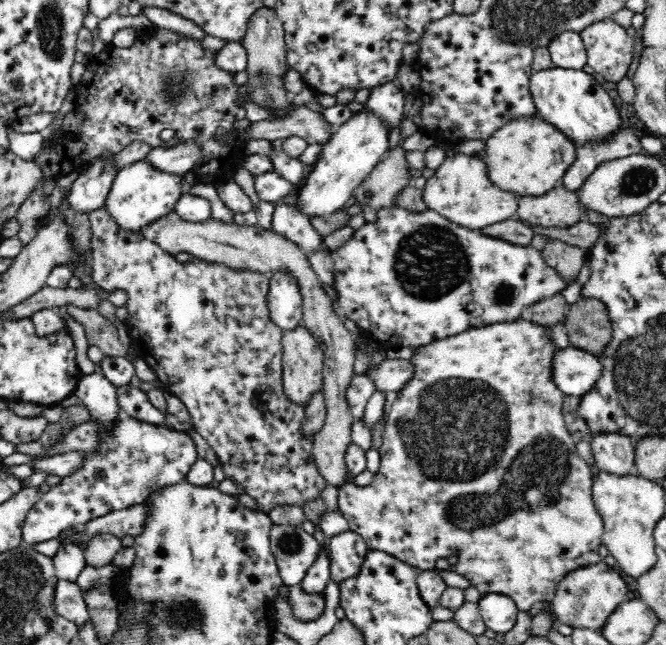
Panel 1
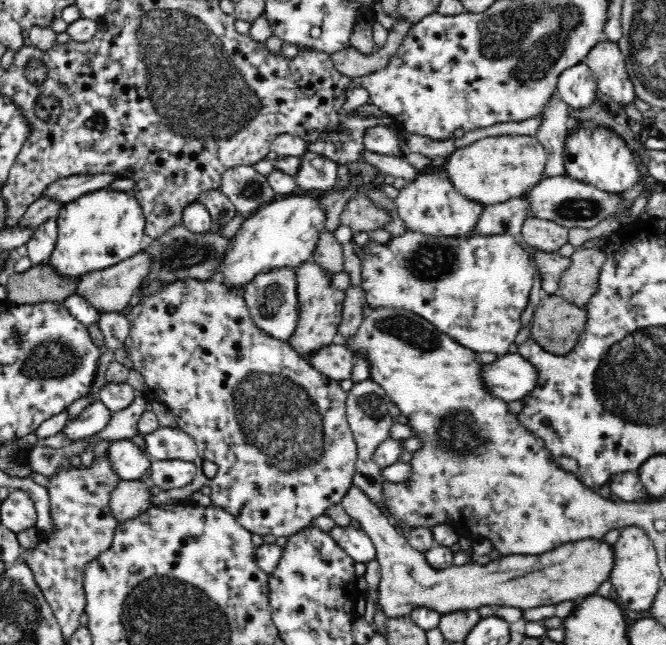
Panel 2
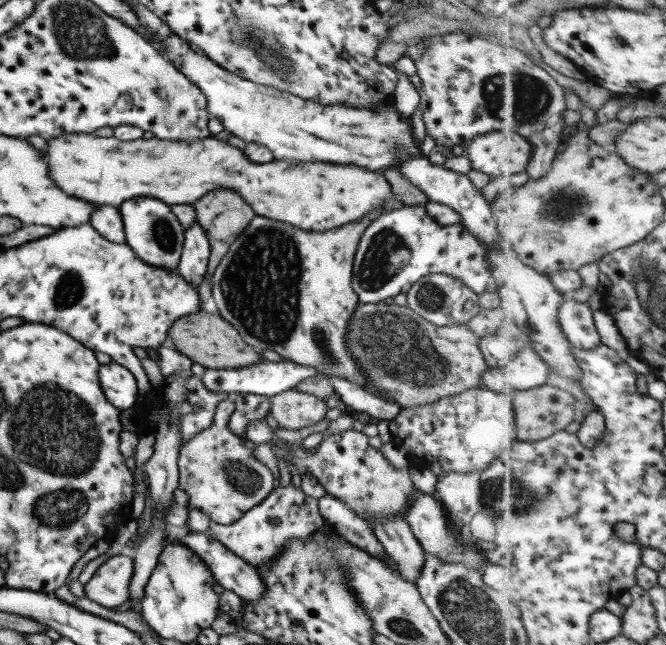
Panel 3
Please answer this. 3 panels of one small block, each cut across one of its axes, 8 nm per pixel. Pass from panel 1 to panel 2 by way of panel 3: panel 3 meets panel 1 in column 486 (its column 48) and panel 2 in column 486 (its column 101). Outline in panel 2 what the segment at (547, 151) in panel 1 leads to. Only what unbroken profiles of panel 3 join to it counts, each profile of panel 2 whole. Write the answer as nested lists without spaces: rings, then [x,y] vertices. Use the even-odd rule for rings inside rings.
[[[506,134],[488,136],[454,150],[442,169],[445,170],[447,178],[454,182],[457,192],[470,200],[482,202],[482,205],[491,205],[528,194],[530,188],[536,187],[536,184],[544,178],[547,158],[548,154],[536,136]]]

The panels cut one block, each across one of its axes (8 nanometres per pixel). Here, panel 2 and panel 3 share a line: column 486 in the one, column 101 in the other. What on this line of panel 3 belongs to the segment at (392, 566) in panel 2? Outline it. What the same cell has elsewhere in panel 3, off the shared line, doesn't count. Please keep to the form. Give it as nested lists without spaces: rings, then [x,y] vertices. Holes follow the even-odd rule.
[[[132,553],[109,557],[86,583],[87,597],[99,605],[112,609],[129,598],[129,586],[134,574]]]

